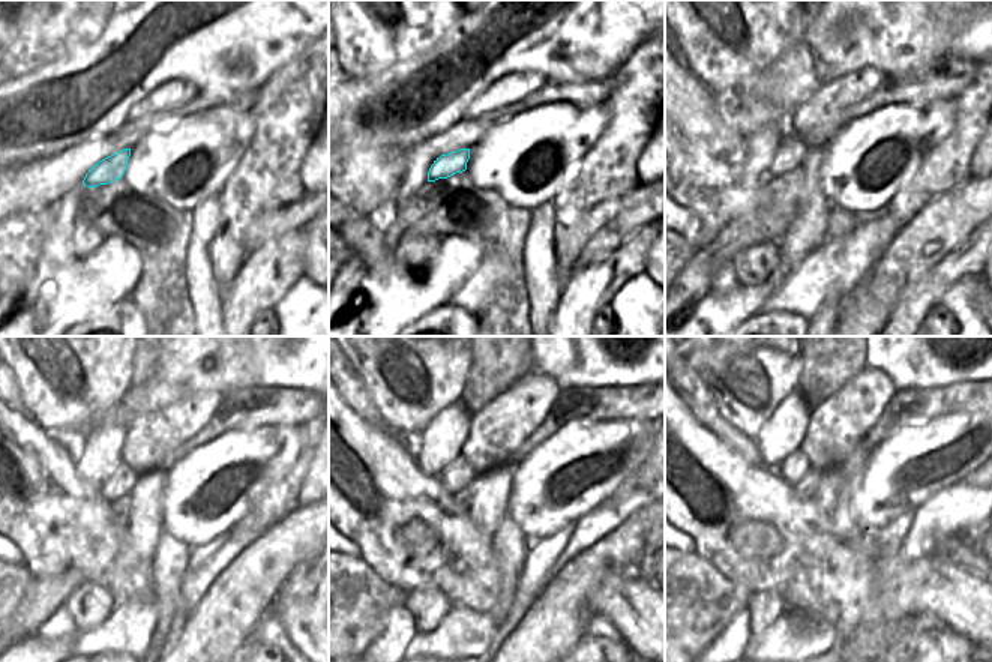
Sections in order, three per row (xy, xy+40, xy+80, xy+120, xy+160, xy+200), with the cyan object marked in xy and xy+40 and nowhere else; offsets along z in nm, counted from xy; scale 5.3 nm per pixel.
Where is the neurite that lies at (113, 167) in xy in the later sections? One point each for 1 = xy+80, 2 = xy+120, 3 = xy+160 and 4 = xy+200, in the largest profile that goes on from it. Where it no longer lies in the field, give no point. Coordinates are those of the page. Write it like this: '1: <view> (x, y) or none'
1: xy+80 (790, 155)
2: xy+120 (120, 481)
3: xy+160 (458, 475)
4: xy+200 (796, 466)

